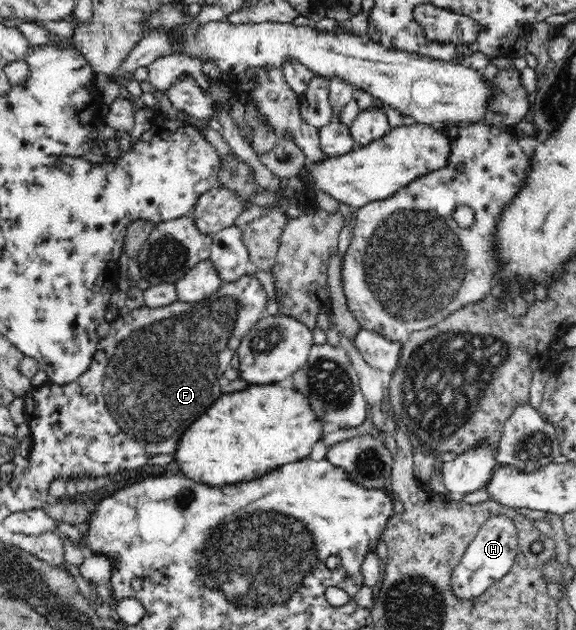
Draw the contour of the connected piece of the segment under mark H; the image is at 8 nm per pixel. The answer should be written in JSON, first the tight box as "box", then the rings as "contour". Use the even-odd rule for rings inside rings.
{"box":[452,515,518,599],"contour":[[[490,515],[468,545],[461,562],[452,572],[454,595],[460,599],[474,599],[481,596],[511,570],[518,556],[518,545],[517,530],[512,519],[506,515]]]}

